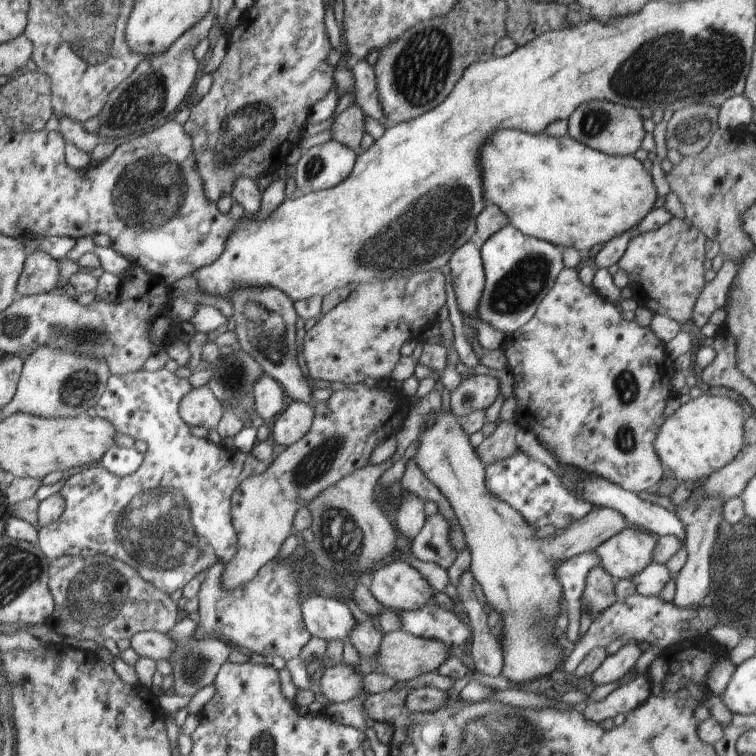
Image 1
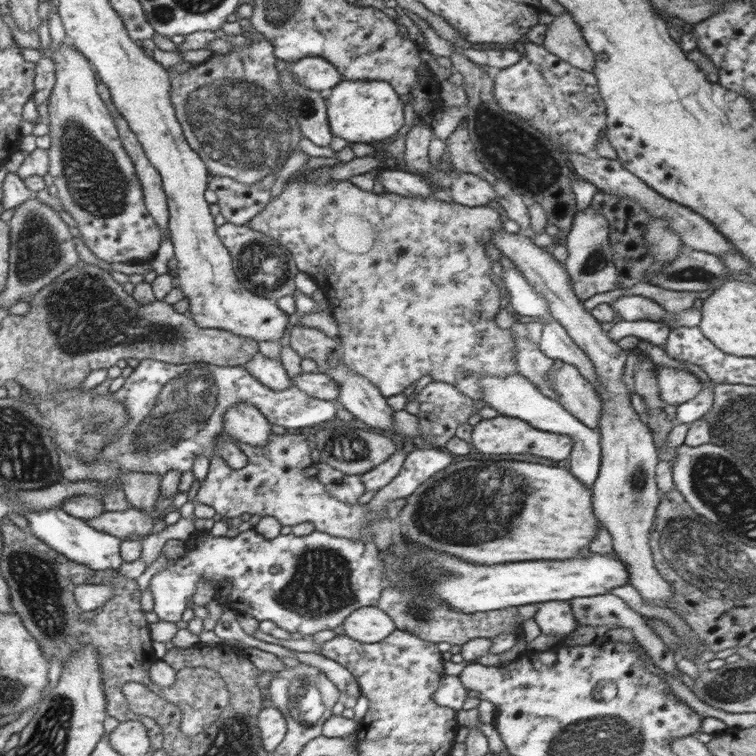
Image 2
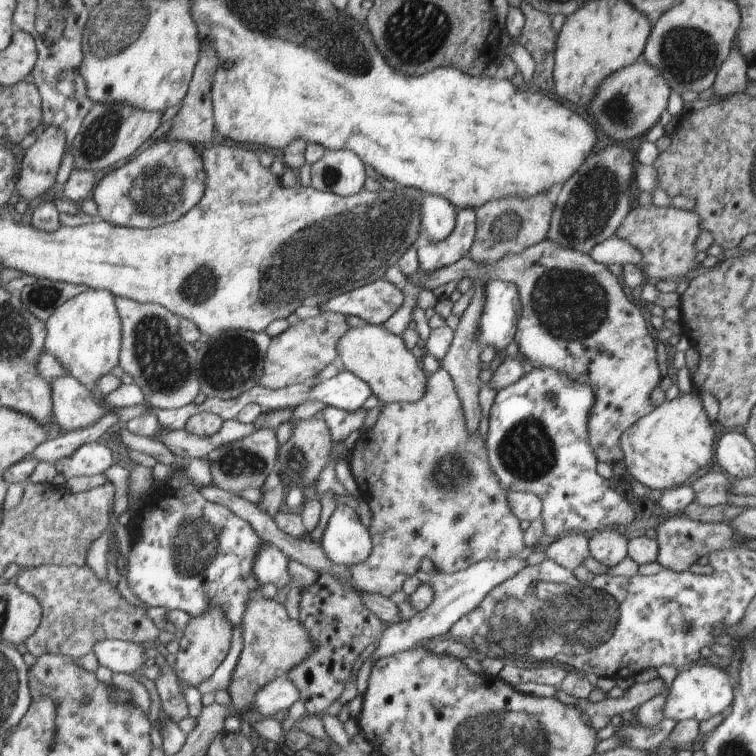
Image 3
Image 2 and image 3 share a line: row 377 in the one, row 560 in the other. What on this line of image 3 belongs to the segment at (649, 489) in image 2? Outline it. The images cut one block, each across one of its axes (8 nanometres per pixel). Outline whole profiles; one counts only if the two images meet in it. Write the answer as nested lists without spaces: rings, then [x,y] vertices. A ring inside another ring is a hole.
[[[604,528],[589,535],[589,552],[600,564],[616,566],[628,556],[628,540],[617,528]]]

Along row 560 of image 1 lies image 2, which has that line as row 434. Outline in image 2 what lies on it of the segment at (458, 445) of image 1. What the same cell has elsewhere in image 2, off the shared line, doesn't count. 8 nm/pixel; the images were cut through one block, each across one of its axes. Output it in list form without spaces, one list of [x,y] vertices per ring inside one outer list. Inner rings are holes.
[[[499,415],[492,419],[482,419],[473,426],[471,432],[472,444],[477,452],[486,454],[532,454],[552,460],[566,460],[570,456],[573,442],[566,434],[556,434],[534,428],[525,420]]]

